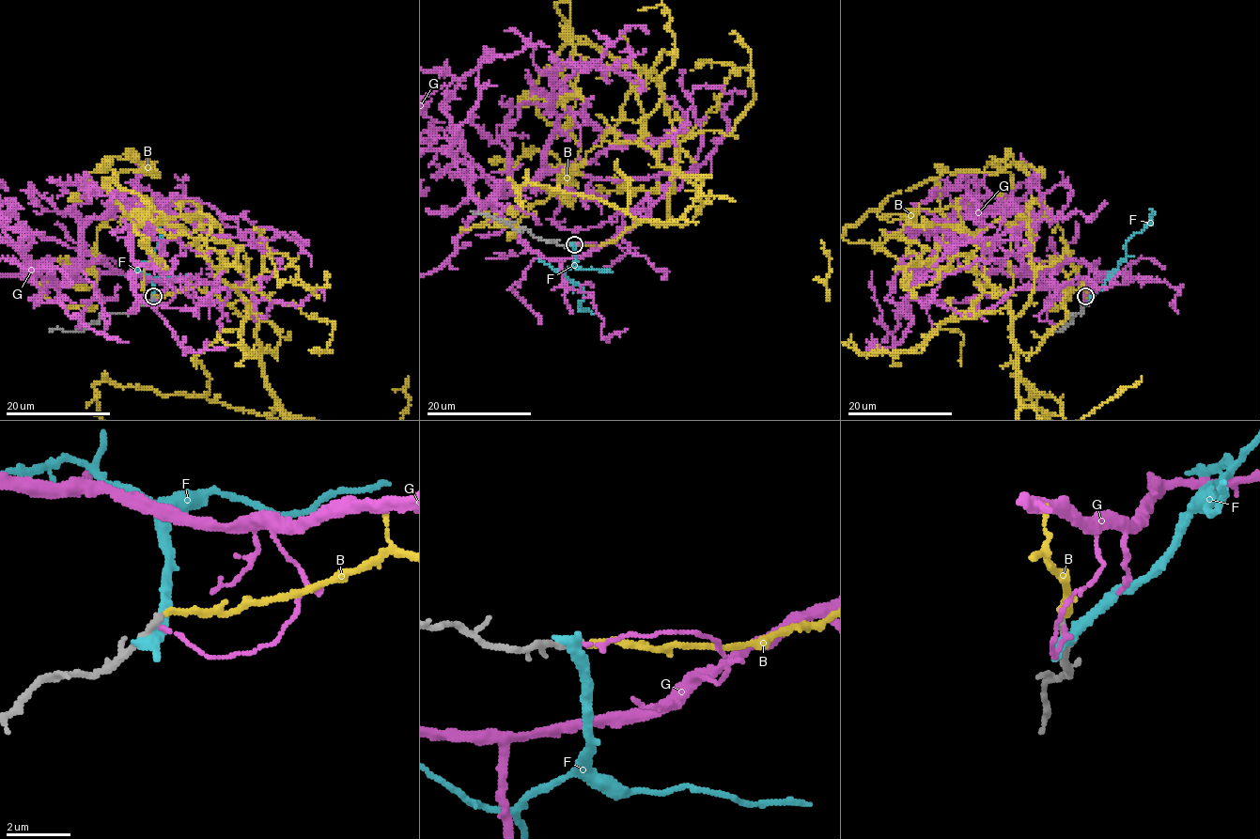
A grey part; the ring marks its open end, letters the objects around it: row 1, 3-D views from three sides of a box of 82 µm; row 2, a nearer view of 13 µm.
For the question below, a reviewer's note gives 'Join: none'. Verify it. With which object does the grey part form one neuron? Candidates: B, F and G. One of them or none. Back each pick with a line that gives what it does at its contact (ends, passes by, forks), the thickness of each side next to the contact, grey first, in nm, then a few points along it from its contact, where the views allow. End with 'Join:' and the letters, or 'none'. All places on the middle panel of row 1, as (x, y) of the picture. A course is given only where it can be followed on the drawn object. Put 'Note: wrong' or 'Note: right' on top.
Note: wrong
B: it ends | 200/170 nm
Join: B

